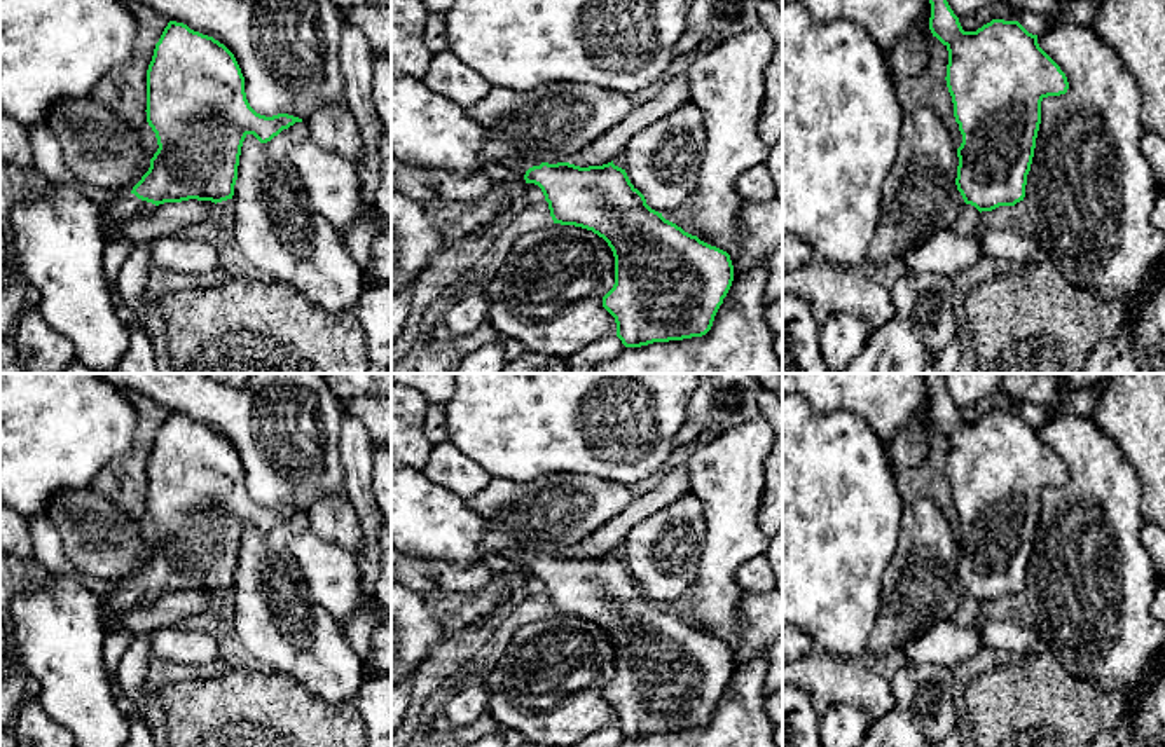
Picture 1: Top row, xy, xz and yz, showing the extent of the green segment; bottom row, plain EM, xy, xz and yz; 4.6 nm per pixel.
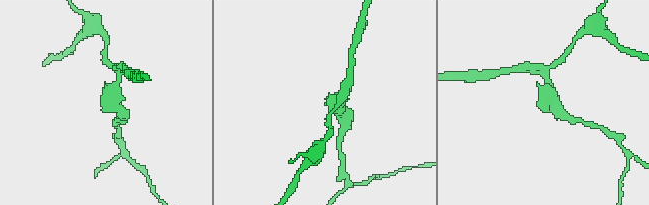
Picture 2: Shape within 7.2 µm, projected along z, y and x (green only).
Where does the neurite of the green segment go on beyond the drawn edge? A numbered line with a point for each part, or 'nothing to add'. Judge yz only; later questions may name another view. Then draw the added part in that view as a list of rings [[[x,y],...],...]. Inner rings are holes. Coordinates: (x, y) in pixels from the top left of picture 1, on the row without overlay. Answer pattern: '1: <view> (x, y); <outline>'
nothing to add

